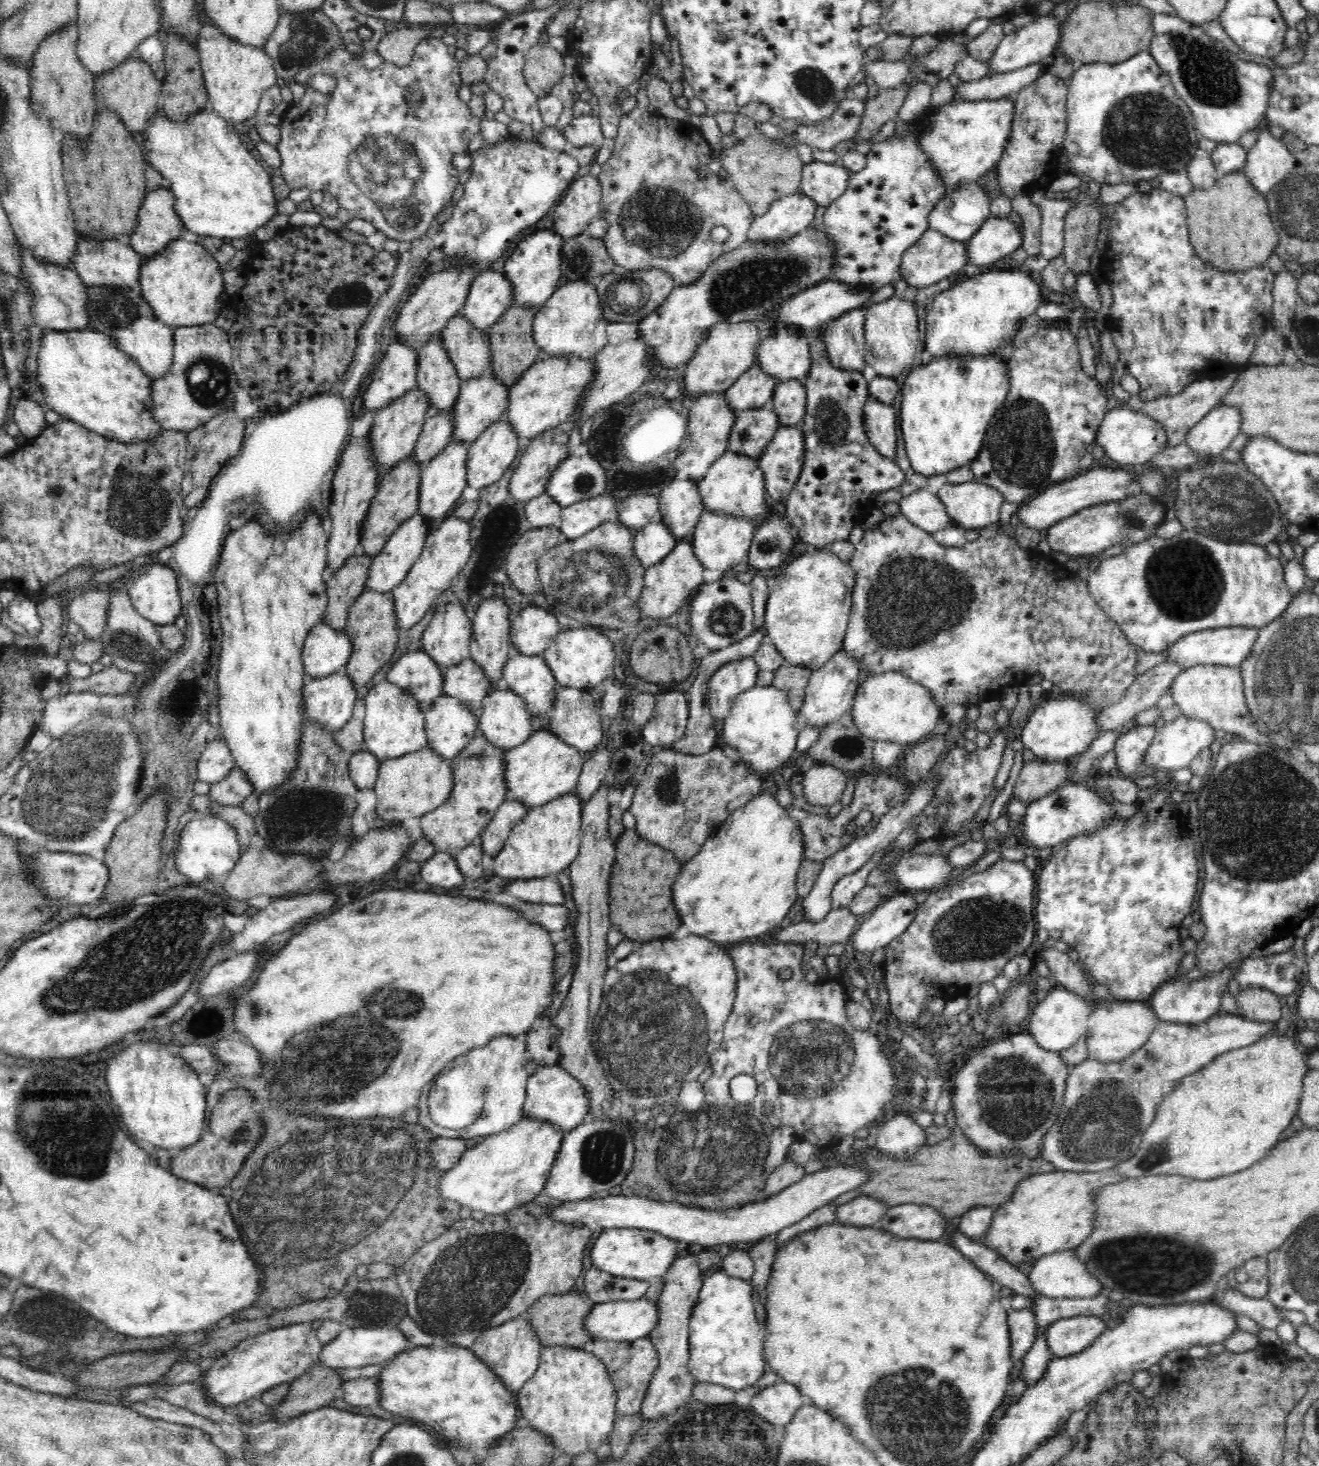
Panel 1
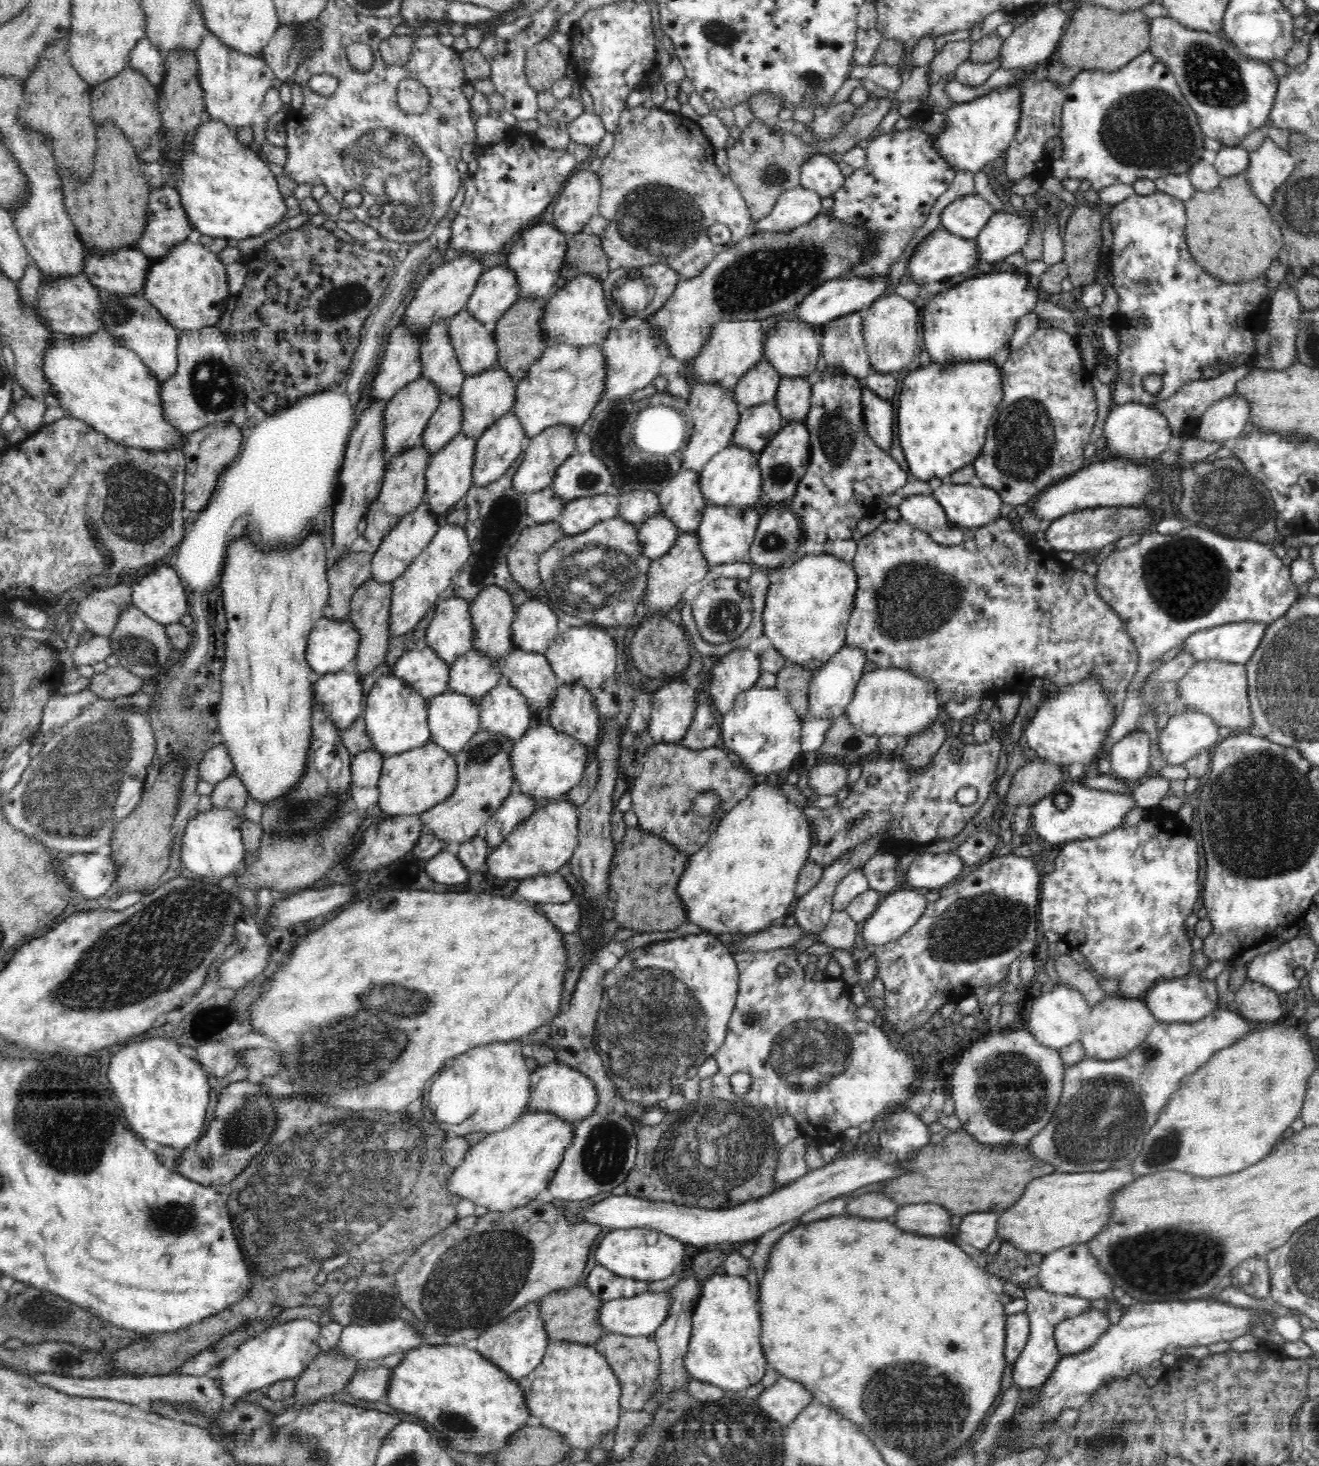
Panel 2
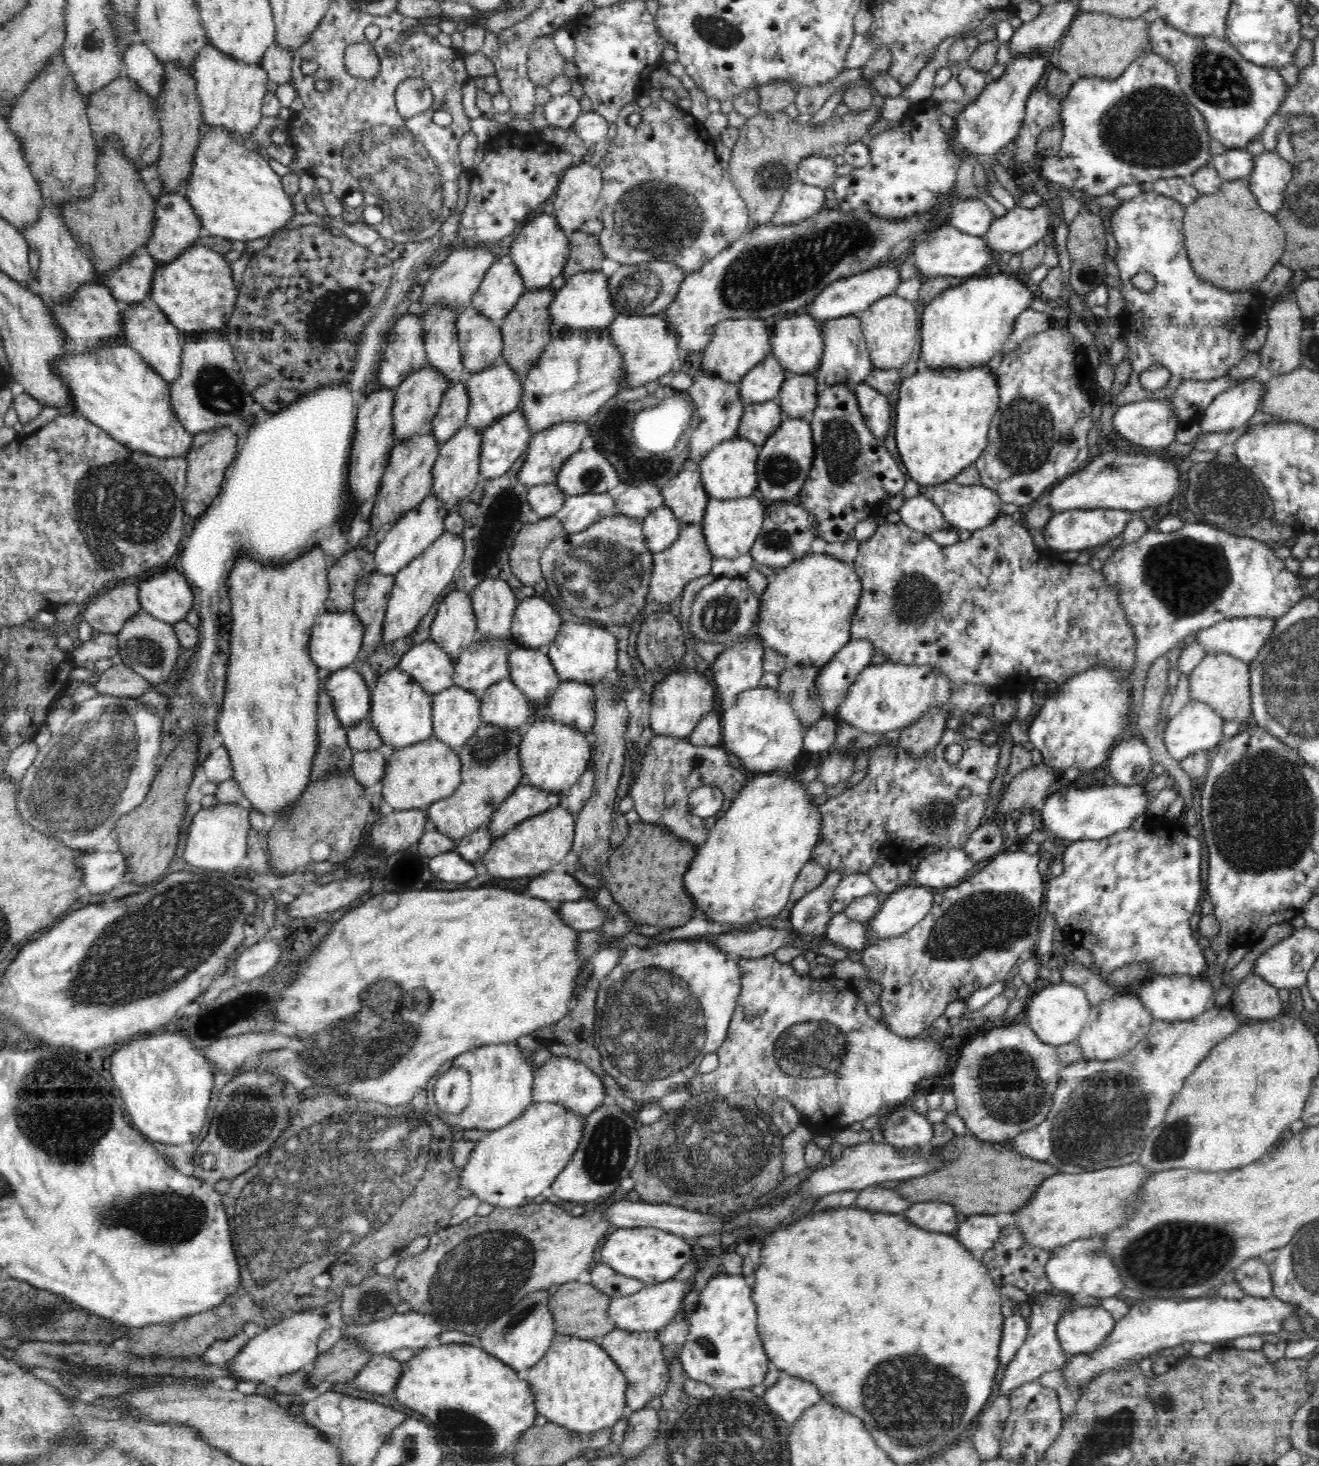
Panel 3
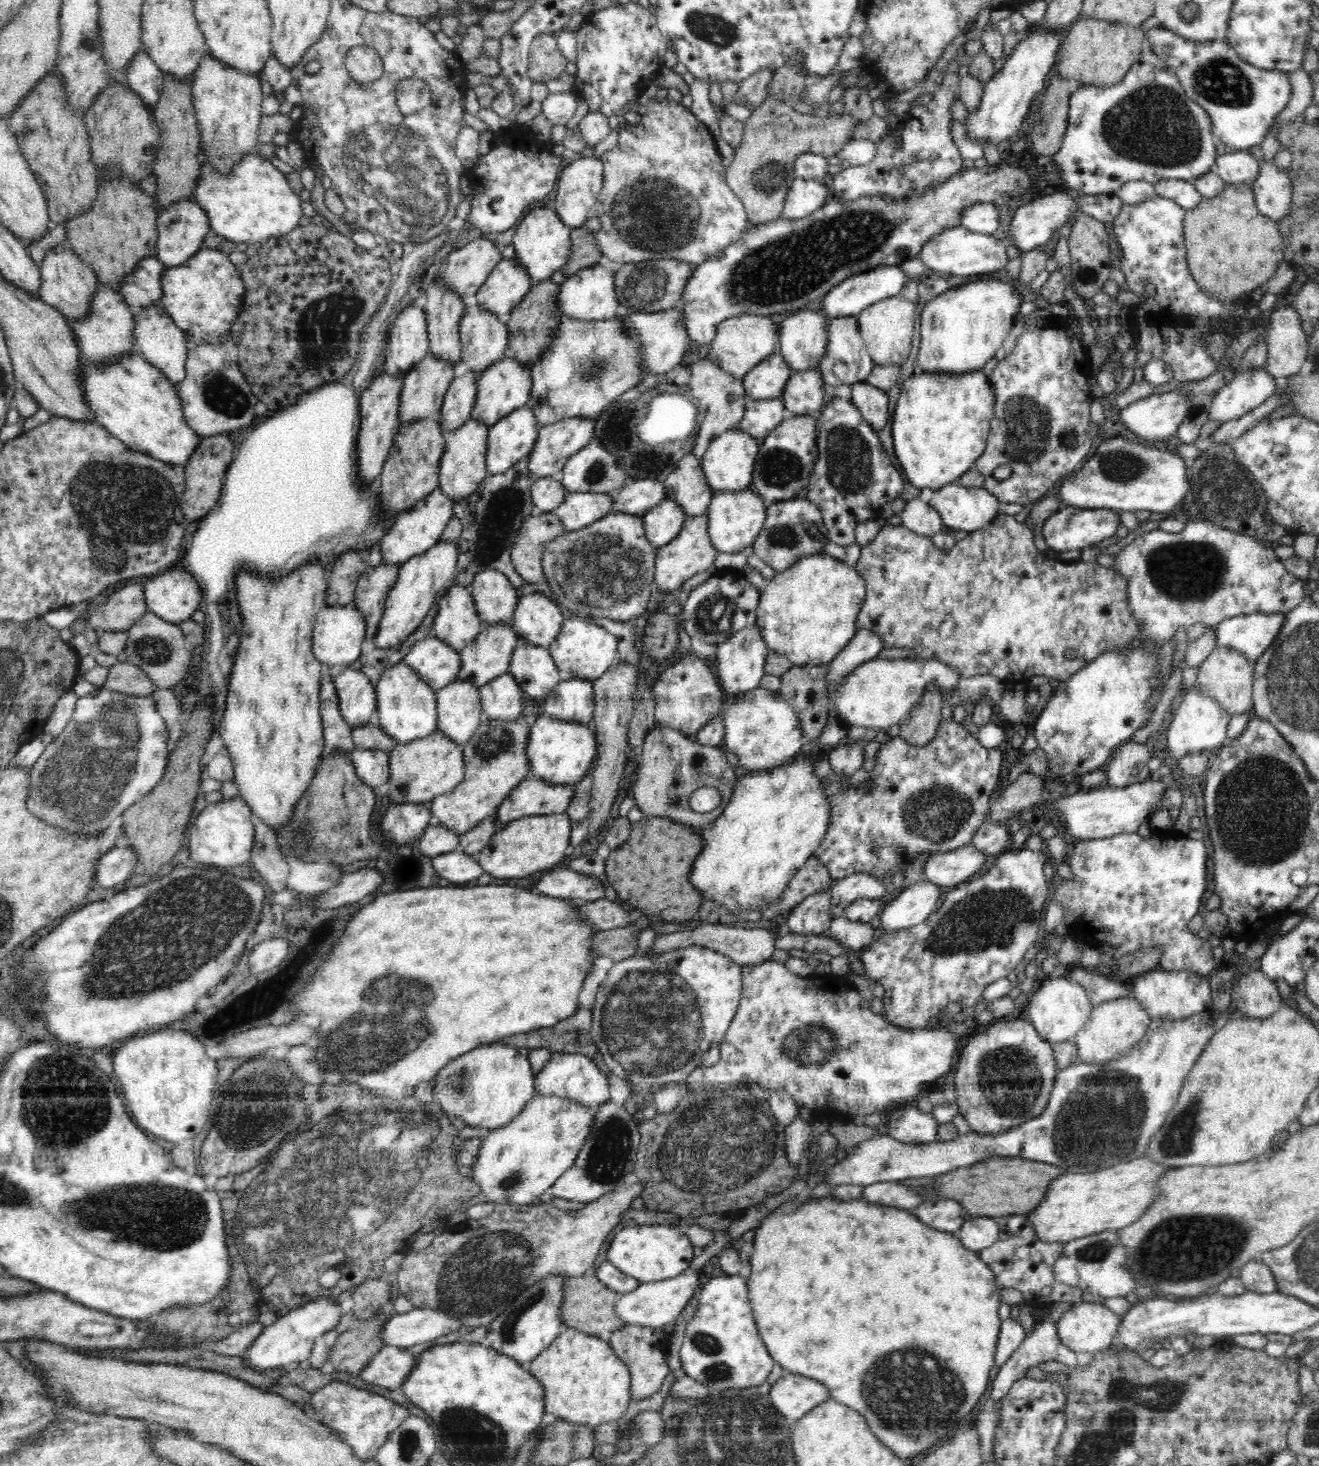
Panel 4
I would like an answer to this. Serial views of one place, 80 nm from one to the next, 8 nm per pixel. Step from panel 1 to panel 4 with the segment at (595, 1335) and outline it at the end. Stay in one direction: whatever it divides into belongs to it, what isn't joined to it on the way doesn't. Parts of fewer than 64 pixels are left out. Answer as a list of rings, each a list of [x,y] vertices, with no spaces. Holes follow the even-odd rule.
[[[700,1271],[684,1272],[674,1278],[659,1280],[652,1283],[640,1283],[633,1292],[622,1295],[616,1302],[616,1317],[624,1321],[624,1325],[642,1327],[662,1327],[675,1322],[689,1300],[703,1288],[705,1278]]]

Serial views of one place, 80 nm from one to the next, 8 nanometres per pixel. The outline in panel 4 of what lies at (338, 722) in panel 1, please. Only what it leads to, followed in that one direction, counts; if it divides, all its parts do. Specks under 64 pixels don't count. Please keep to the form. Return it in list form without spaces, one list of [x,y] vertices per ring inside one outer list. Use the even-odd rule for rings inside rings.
[[[350,666],[336,669],[333,683],[341,715],[350,726],[374,722],[377,709],[375,685],[362,671]]]

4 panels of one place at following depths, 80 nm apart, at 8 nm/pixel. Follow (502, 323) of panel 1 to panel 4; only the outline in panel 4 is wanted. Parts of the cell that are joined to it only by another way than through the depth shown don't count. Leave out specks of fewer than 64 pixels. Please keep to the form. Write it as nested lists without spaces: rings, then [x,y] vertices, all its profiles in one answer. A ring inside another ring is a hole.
[[[549,280],[533,286],[526,296],[512,309],[508,319],[508,355],[522,363],[524,367],[531,369],[537,364],[542,354],[552,345],[559,328],[561,316],[557,309],[558,295],[561,285]]]

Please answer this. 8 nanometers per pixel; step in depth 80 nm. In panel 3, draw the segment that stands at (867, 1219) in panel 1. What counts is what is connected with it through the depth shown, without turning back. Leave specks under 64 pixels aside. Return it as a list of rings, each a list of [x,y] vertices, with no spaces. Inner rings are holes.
[[[876,1185],[858,1191],[853,1206],[865,1208],[870,1212],[902,1213],[912,1202],[900,1196],[895,1189],[886,1189]]]

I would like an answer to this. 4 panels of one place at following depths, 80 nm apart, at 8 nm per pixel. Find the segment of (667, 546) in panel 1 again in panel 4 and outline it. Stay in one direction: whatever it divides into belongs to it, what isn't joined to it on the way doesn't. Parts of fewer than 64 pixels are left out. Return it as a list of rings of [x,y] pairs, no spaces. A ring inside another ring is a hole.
[[[666,498],[643,516],[646,538],[657,548],[666,546],[678,536],[686,519],[679,504]]]

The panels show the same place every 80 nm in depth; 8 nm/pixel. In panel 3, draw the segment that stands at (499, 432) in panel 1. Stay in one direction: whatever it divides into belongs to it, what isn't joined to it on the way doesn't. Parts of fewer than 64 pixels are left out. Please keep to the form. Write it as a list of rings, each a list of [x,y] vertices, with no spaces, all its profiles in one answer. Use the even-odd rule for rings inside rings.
[[[517,409],[483,430],[480,451],[480,478],[503,476],[524,455],[534,436],[526,422],[525,413]]]

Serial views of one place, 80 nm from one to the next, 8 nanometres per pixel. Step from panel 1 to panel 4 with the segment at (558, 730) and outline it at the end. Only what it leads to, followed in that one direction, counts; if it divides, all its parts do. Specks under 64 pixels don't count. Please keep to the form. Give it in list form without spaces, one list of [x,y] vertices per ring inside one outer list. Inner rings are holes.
[[[570,678],[560,681],[549,694],[542,713],[554,719],[589,724],[593,720],[595,696],[593,681]]]

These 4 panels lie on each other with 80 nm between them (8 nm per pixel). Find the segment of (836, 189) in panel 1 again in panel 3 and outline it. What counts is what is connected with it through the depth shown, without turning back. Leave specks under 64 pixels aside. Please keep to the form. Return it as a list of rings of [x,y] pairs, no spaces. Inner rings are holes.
[[[812,155],[798,164],[796,172],[799,180],[804,184],[812,184],[822,190],[828,190],[833,188],[834,180],[838,177],[836,167],[833,158]]]

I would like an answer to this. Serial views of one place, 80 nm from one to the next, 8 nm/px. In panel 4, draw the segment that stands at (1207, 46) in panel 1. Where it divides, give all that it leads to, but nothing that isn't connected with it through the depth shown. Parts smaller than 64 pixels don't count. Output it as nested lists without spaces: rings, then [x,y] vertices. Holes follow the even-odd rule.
[[[1160,26],[1147,32],[1146,44],[1174,69],[1186,96],[1210,115],[1214,137],[1236,151],[1260,144],[1289,103],[1287,73],[1267,71],[1244,61],[1226,40],[1190,41]]]

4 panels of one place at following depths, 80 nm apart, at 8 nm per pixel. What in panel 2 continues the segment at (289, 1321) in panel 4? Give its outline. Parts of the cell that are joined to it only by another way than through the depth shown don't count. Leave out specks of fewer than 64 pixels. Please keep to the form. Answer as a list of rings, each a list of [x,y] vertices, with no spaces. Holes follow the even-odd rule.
[[[297,1319],[262,1330],[256,1337],[244,1339],[241,1346],[231,1356],[225,1357],[220,1368],[213,1372],[213,1376],[220,1379],[221,1392],[224,1396],[239,1399],[253,1390],[264,1390],[280,1380],[300,1376],[322,1354],[316,1344],[321,1328],[318,1322]]]

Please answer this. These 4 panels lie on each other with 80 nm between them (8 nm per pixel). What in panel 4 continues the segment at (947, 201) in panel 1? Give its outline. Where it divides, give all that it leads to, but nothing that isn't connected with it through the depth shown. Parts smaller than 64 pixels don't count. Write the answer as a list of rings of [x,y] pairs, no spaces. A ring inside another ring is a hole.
[[[992,203],[971,204],[962,211],[959,225],[970,232],[993,235],[1000,228],[999,216]]]

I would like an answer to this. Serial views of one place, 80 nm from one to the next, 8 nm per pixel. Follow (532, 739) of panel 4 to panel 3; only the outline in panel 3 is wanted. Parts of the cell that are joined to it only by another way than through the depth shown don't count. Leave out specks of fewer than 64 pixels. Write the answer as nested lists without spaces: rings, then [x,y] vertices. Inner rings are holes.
[[[541,715],[522,737],[519,759],[522,767],[520,785],[537,786],[548,792],[565,793],[580,780],[582,773],[591,768],[593,758],[592,737],[586,737],[575,728],[552,721]]]

